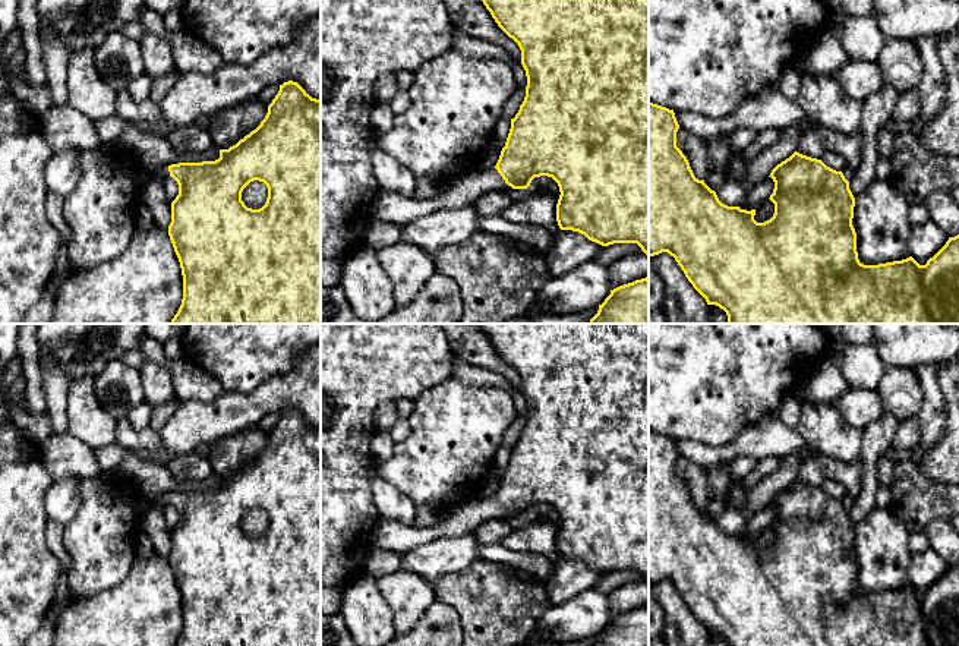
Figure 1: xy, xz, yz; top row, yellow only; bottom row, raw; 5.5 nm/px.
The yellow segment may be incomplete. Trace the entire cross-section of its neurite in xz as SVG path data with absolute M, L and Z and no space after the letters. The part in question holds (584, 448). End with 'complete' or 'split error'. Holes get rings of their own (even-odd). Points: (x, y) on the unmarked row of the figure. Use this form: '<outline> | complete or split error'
M479 324L498 354L512 366L521 378L521 393L526 398L526 425L518 441L511 447L511 457L493 497L470 500L452 505L438 523L428 527L416 527L395 520L382 519L370 532L370 545L388 552L406 554L430 541L460 536L490 519L502 519L505 513L512 517L527 517L534 505L552 505L559 514L556 532L556 549L561 558L572 558L584 563L589 568L602 574L613 571L637 571L649 583L649 324Z | split error

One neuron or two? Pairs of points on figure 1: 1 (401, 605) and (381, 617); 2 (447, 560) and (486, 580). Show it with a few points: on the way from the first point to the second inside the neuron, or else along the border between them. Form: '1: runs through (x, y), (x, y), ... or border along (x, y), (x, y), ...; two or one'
1: border along (377, 579), (377, 588), (388, 605), (396, 630); two
2: border along (479, 558), (460, 572), (444, 574), (434, 585); two

